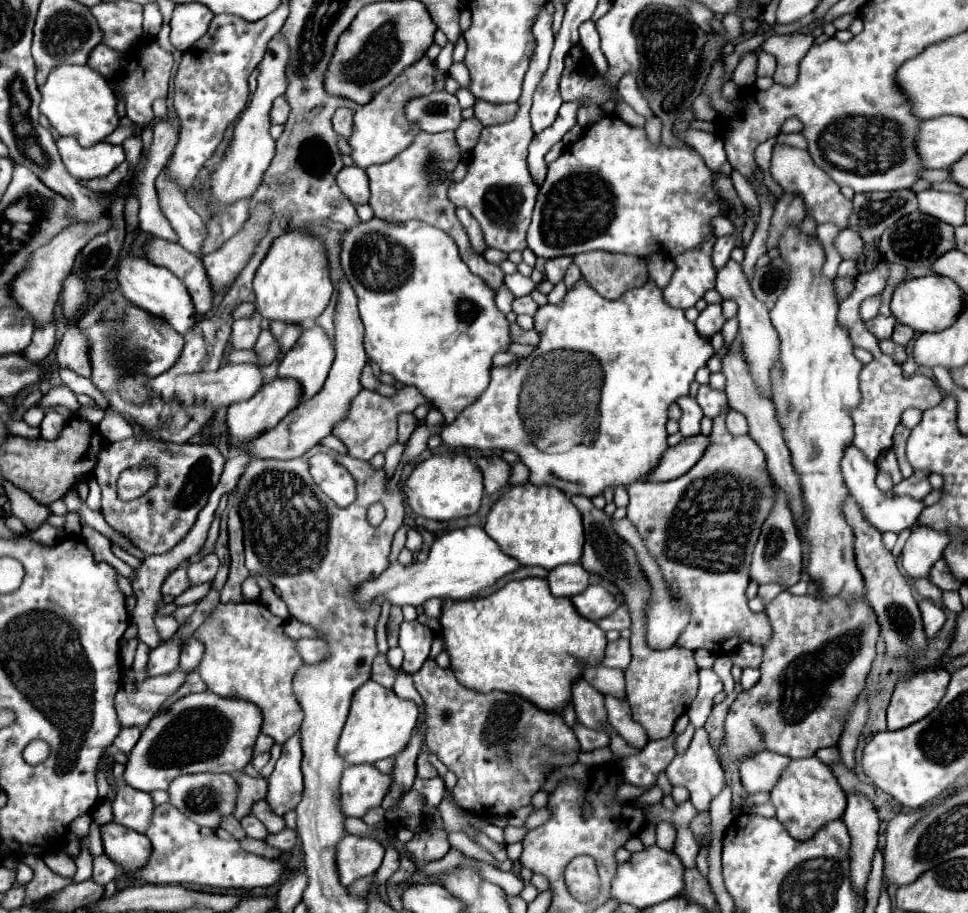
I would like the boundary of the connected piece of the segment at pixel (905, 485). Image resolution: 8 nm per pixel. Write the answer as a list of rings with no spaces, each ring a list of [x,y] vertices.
[[[917,470],[917,472],[913,472],[911,478],[893,486],[893,490],[897,494],[907,494],[907,496],[913,496],[917,500],[923,500],[933,490],[931,484],[929,484],[929,472],[927,470]]]

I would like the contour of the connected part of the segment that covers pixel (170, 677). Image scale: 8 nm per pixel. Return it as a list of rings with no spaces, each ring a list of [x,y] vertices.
[[[177,668],[165,676],[147,678],[145,682],[123,684],[115,698],[115,708],[121,726],[145,728],[149,720],[161,710],[163,702],[171,694],[175,694],[181,684],[185,684],[187,674],[189,672]]]

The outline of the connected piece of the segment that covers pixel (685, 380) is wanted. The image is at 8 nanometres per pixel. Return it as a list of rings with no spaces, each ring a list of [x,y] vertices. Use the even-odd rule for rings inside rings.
[[[581,280],[567,292],[561,304],[545,304],[537,310],[535,330],[541,334],[535,354],[523,358],[517,366],[493,368],[487,392],[483,392],[475,404],[465,408],[457,420],[443,426],[443,442],[453,450],[499,448],[517,452],[521,462],[531,470],[531,482],[535,486],[555,486],[567,496],[583,494],[593,498],[607,486],[629,484],[647,476],[667,448],[667,408],[671,402],[689,394],[695,372],[715,354],[711,340],[697,332],[695,324],[683,316],[683,310],[667,306],[661,288],[651,280],[613,302],[599,296],[585,280]],[[525,416],[531,416],[531,428],[539,448],[569,440],[575,446],[583,444],[583,450],[569,450],[563,454],[537,450],[525,426]]]

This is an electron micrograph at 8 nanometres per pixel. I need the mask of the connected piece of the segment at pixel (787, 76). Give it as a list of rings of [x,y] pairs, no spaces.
[[[771,34],[761,44],[761,50],[777,58],[777,82],[793,84],[797,80],[797,64],[811,48],[813,34]]]

